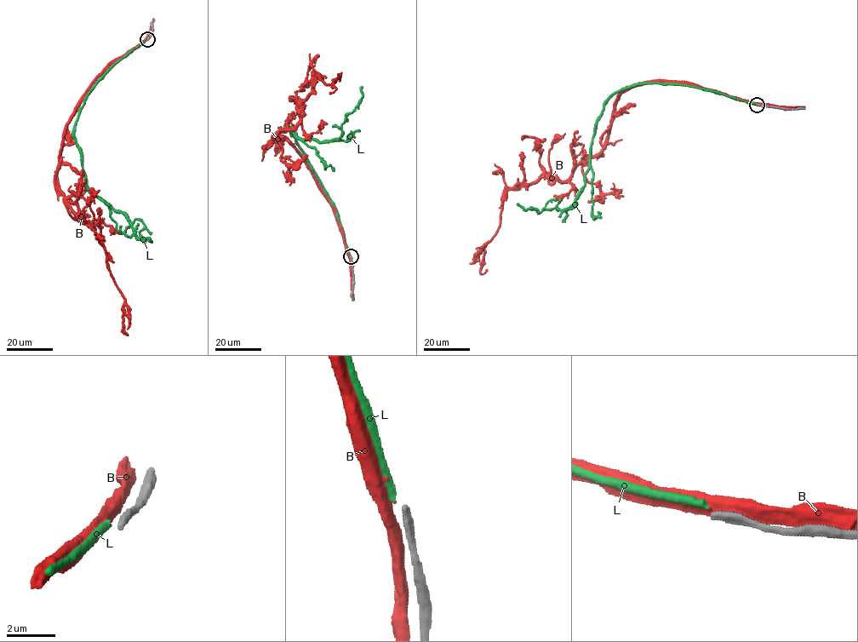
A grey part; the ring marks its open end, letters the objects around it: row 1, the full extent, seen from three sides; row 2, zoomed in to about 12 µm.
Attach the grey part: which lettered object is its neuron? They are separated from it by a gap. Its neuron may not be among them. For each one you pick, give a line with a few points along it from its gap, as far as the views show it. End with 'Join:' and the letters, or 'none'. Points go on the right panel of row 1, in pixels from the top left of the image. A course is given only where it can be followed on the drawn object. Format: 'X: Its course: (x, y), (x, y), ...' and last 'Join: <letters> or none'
Join: none

